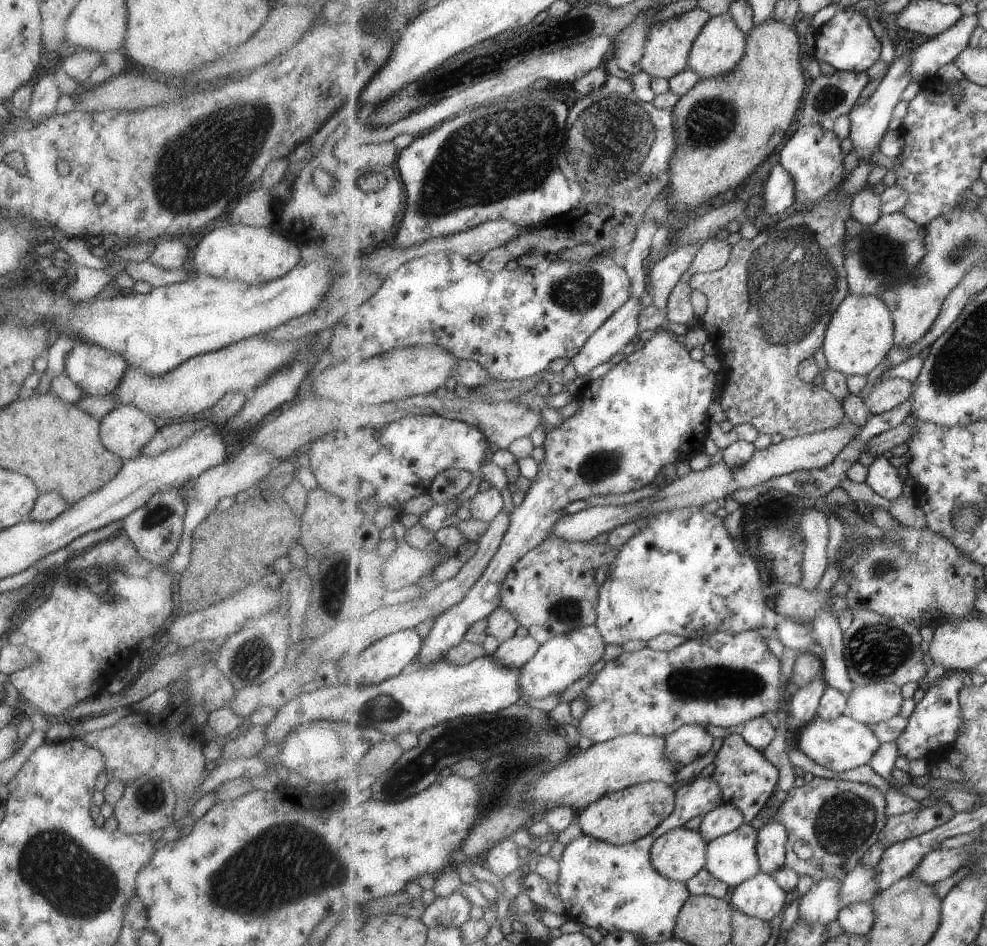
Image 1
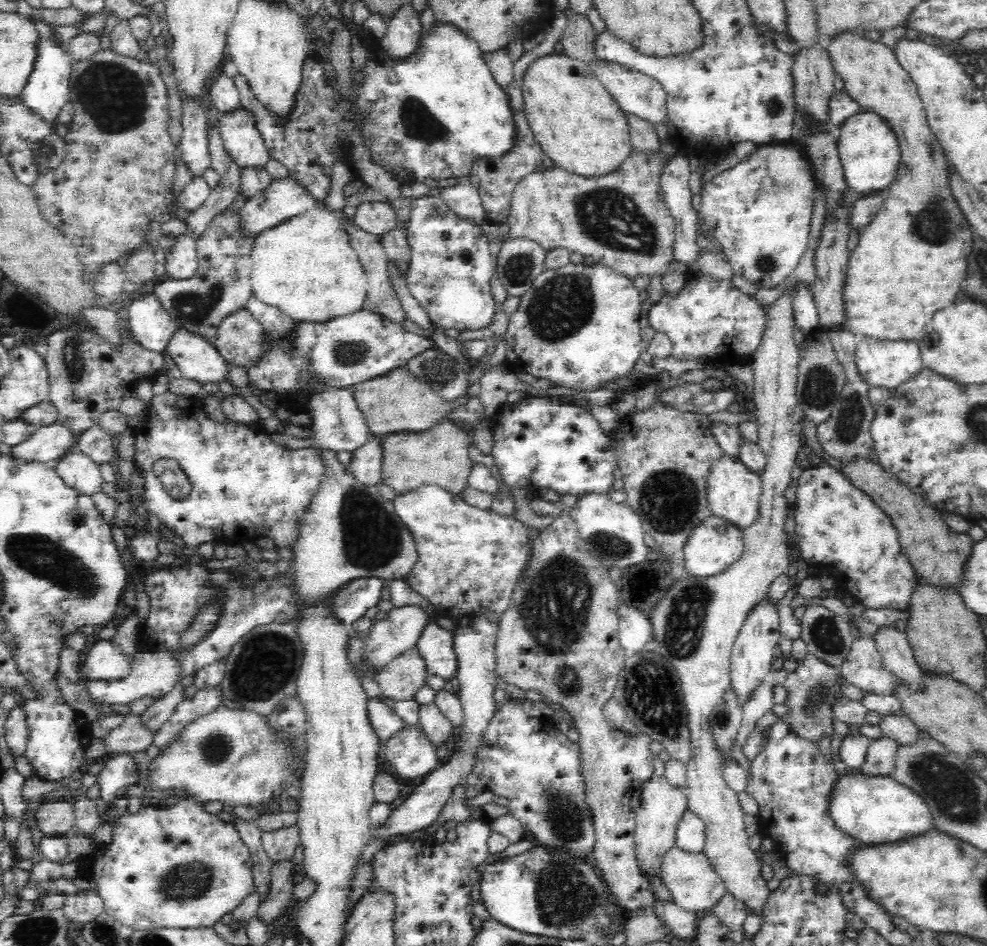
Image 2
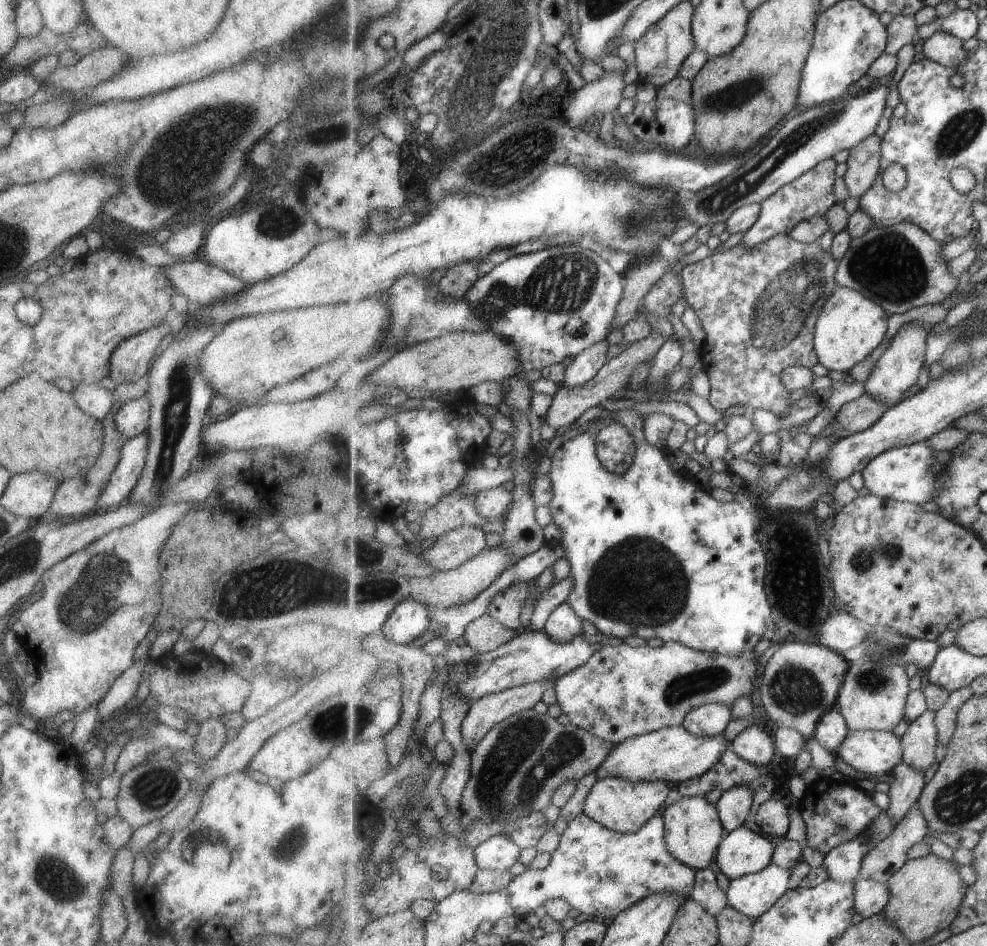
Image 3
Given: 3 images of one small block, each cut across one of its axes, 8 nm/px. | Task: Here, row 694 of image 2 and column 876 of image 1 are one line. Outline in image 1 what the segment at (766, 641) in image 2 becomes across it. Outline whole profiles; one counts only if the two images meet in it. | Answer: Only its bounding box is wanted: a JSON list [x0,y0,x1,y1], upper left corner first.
[798,713,882,772]

